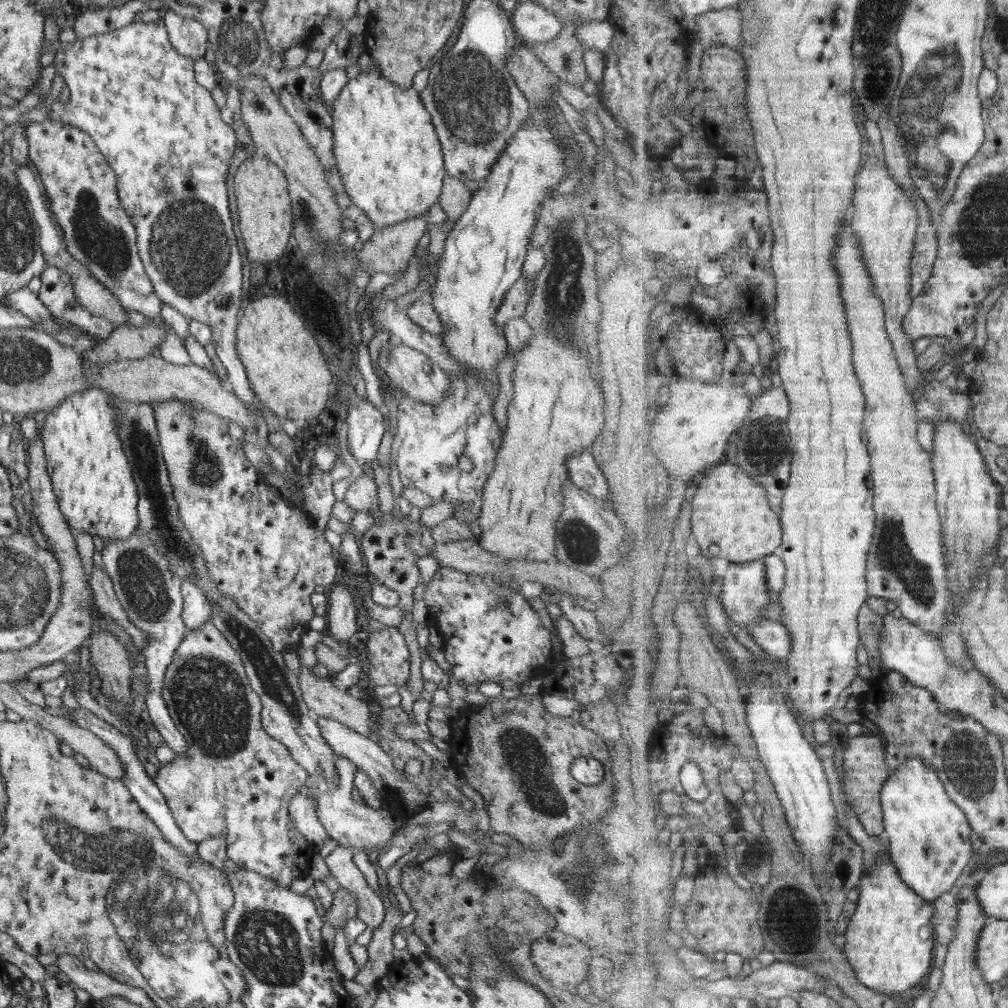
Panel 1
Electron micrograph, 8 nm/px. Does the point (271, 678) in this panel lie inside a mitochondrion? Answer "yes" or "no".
yes

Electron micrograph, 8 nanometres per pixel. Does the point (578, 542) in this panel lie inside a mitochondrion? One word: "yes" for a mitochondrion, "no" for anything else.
yes

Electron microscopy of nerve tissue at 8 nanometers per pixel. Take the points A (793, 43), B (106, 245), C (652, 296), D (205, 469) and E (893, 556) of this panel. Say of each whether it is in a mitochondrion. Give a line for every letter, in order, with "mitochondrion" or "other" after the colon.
A: other
B: mitochondrion
C: other
D: mitochondrion
E: mitochondrion

